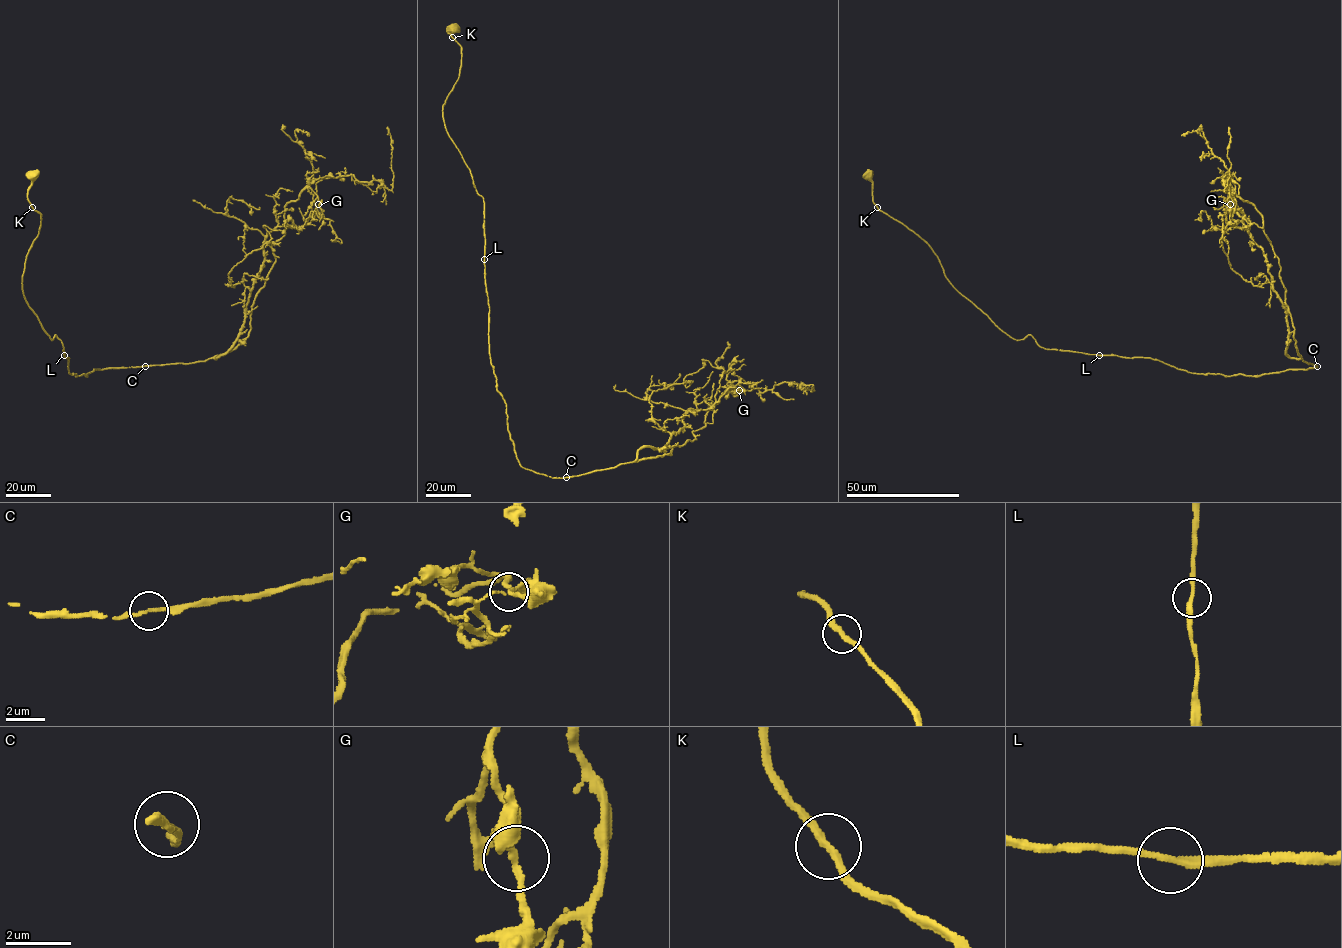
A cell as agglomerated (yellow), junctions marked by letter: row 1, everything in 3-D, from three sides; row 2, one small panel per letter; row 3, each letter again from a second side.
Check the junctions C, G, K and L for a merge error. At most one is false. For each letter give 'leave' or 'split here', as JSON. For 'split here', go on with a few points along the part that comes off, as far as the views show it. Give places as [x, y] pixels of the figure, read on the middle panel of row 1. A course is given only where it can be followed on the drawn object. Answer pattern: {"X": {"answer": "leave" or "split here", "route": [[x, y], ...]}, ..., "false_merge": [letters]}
{"C": {"answer": "leave"}, "G": {"answer": "leave"}, "K": {"answer": "leave"}, "L": {"answer": "leave"}, "false_merge": []}

